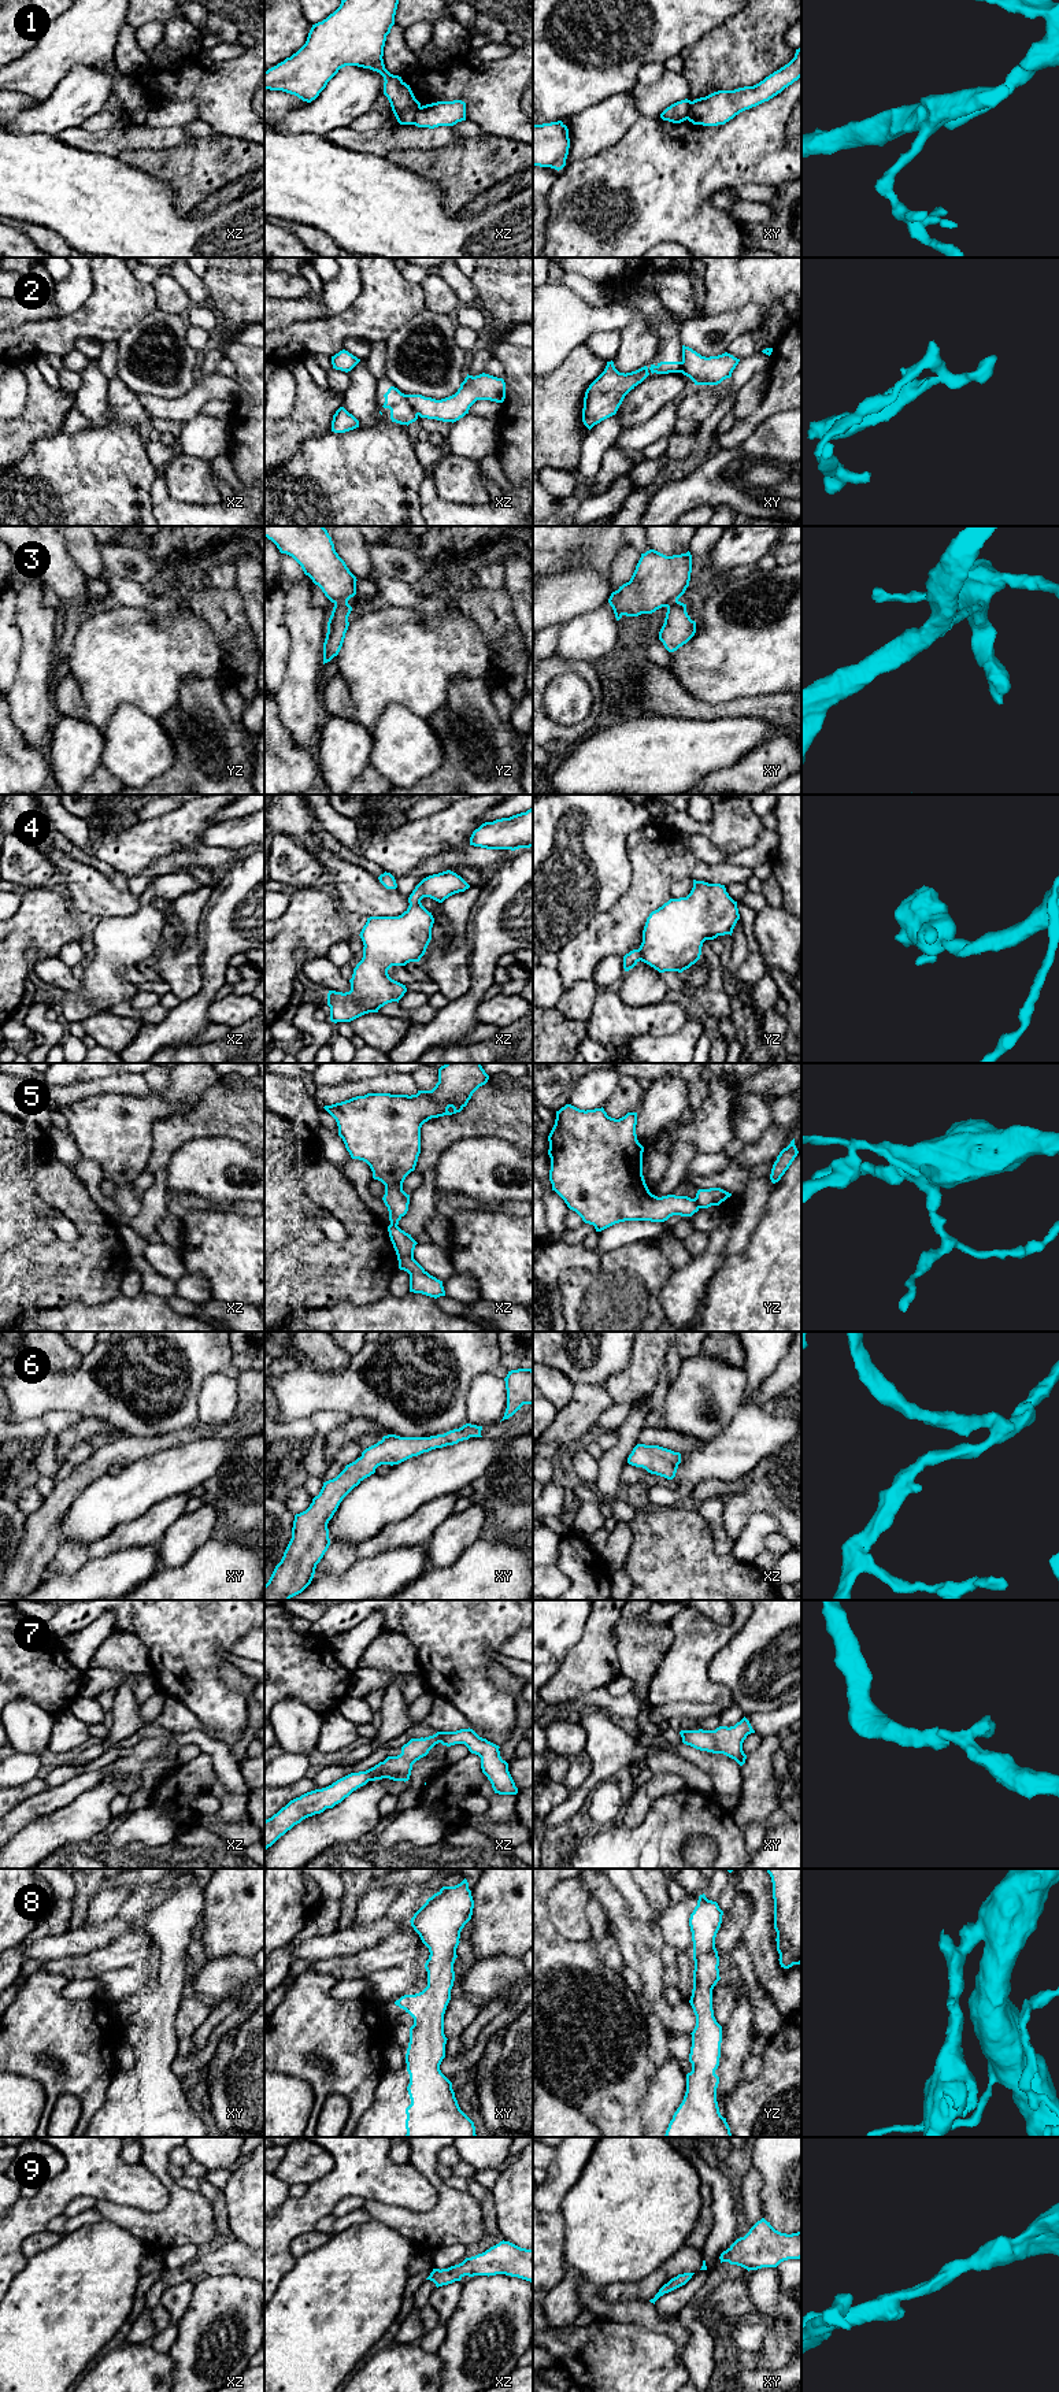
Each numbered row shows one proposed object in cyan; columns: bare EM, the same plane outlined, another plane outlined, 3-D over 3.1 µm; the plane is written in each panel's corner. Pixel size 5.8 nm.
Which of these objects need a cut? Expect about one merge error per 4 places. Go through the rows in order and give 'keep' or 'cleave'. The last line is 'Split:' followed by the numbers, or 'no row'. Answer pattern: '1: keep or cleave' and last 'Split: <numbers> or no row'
1: cleave
2: cleave
3: cleave
4: keep
5: cleave
6: keep
7: keep
8: keep
9: keep
Split: 1, 2, 3, 5

